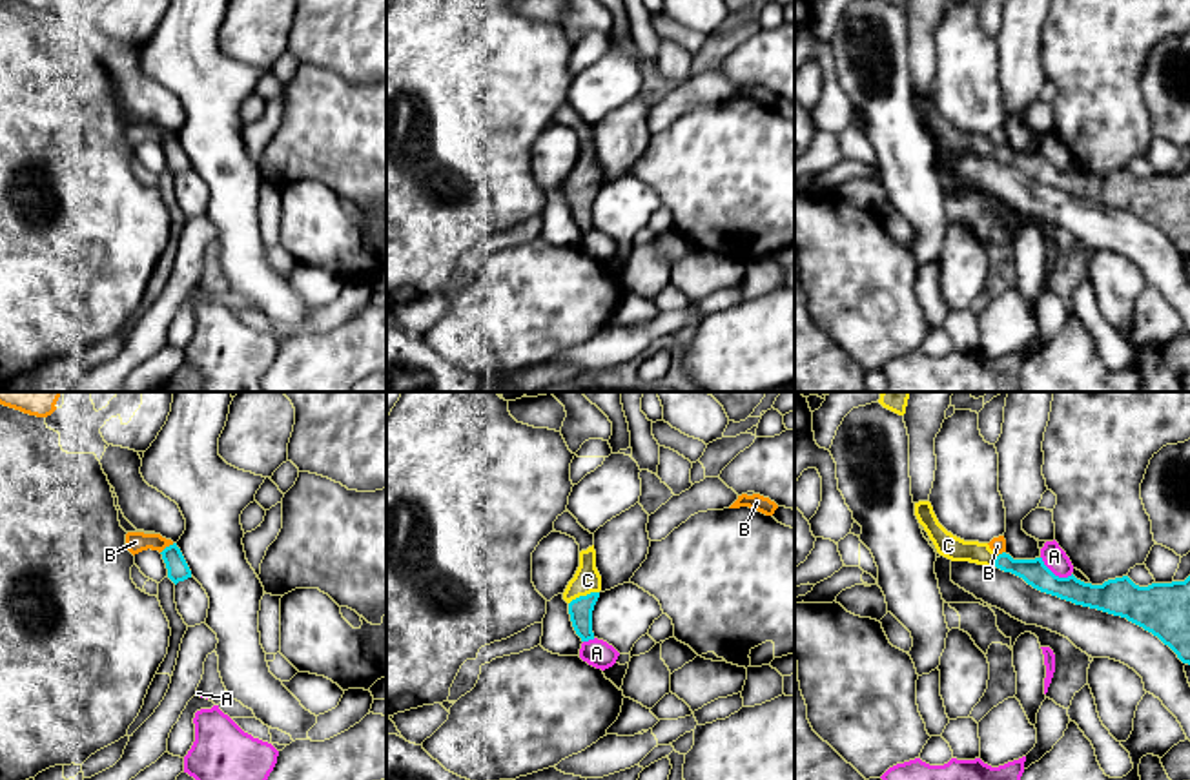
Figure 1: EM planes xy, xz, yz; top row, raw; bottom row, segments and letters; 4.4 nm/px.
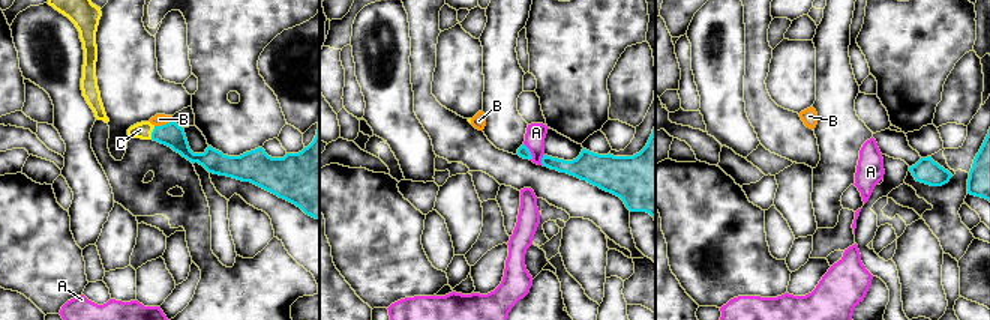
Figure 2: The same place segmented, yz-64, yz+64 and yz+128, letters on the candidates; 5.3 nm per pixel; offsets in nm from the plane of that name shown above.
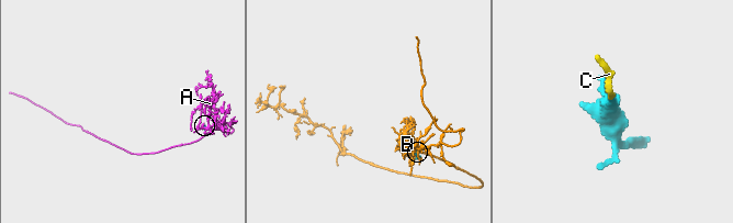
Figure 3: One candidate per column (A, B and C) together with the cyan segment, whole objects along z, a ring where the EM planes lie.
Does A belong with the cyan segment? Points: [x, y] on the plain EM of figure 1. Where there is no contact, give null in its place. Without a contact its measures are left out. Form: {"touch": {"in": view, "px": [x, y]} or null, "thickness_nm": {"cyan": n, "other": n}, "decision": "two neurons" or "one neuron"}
{"touch": {"in": "yz", "px": [1054, 166]}, "thickness_nm": {"cyan": 120, "other": 100}, "decision": "two neurons"}

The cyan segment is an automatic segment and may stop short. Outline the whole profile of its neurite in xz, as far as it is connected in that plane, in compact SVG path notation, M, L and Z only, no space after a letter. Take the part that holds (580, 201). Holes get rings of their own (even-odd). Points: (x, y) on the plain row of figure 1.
M594 137L580 144L580 159L569 173L563 191L569 195L569 206L581 233L594 231L592 202L600 190L601 168L596 160Z

